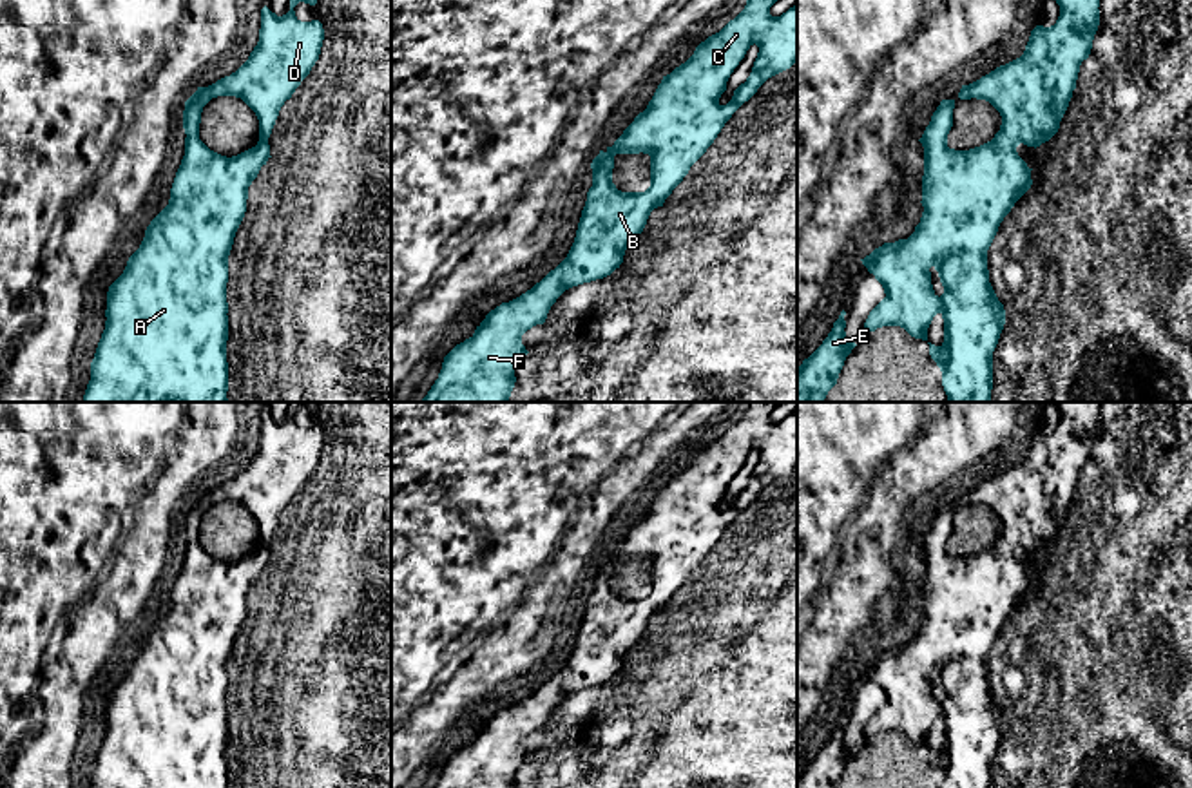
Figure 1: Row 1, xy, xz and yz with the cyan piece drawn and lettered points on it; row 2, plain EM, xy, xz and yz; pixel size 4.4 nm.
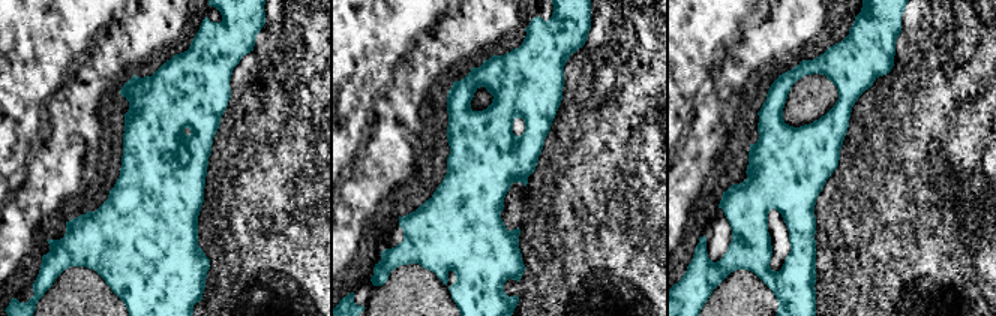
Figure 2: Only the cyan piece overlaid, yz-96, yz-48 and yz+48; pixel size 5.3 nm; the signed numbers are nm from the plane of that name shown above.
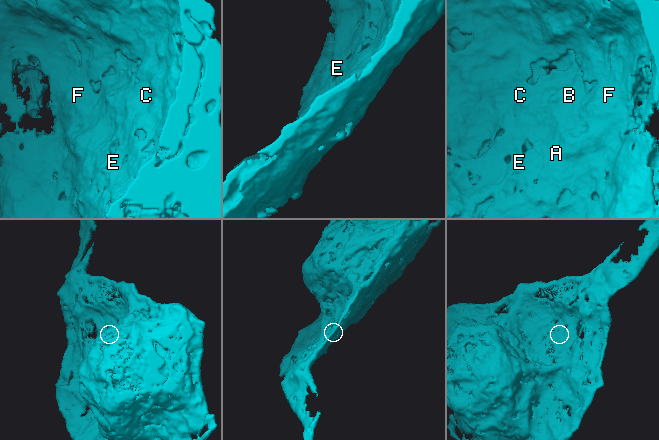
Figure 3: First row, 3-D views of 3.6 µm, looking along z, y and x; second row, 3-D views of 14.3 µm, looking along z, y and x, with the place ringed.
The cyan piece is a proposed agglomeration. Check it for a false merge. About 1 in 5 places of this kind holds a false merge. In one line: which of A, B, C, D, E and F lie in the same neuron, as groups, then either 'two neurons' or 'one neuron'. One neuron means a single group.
groups A B C D E F; one neuron

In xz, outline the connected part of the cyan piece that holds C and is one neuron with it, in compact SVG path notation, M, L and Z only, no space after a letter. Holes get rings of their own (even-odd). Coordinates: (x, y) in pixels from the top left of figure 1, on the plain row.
M748 402L745 415L719 438L701 447L694 460L663 482L647 514L639 518L623 540L607 556L592 565L592 592L582 616L574 649L567 663L540 688L520 703L491 716L475 739L457 750L442 768L435 788L516 788L514 774L529 759L522 741L543 730L551 712L569 694L603 685L623 668L625 656L643 638L650 618L663 612L665 605L683 587L690 572L714 549L732 520L748 507L772 482L797 467L797 409L781 422L772 422L770 413L783 402ZM752 451L759 453L752 478L726 511L719 509L726 487ZM616 560L649 560L650 592L645 598L621 598L612 589Z

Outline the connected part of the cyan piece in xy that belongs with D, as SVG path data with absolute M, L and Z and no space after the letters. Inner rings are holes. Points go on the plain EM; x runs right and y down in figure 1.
M290 402L290 417L283 422L266 411L261 415L259 447L248 466L230 482L197 496L185 507L185 562L176 578L168 610L150 627L139 654L129 663L123 679L109 692L105 735L91 768L89 788L228 788L226 746L228 746L228 661L236 638L246 618L248 592L270 562L268 543L281 513L292 504L301 487L319 466L324 435L319 426L301 428L293 413L317 409L317 402ZM217 502L241 504L259 525L259 547L255 553L226 563L210 556L199 545L203 513Z

